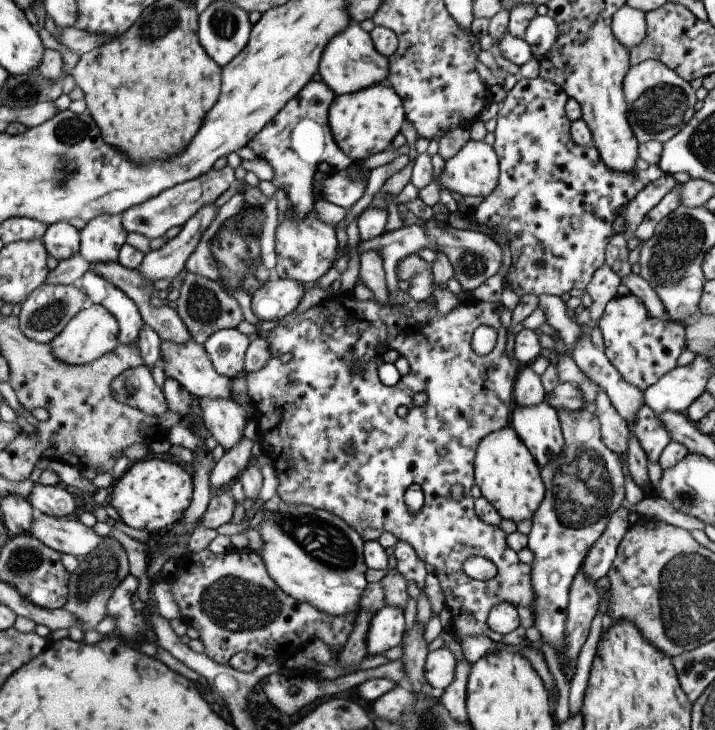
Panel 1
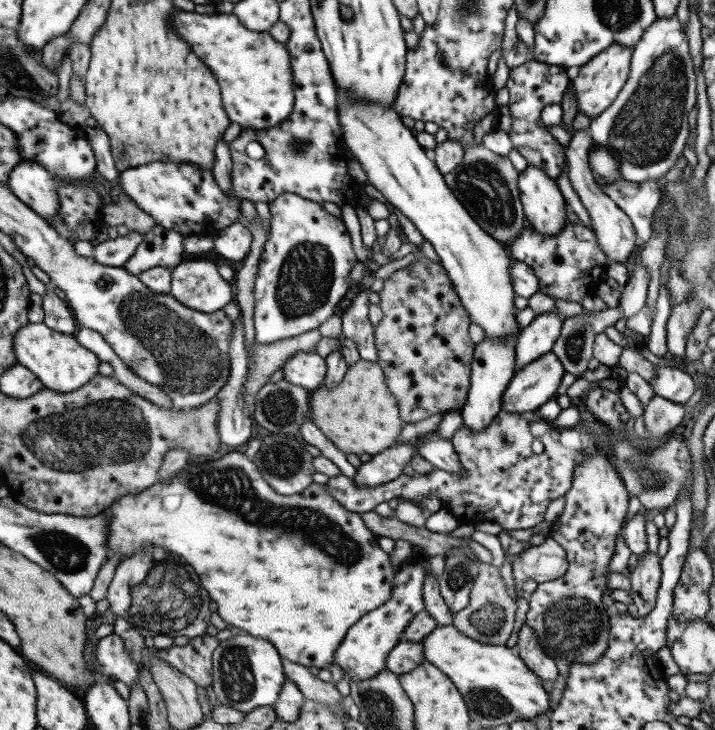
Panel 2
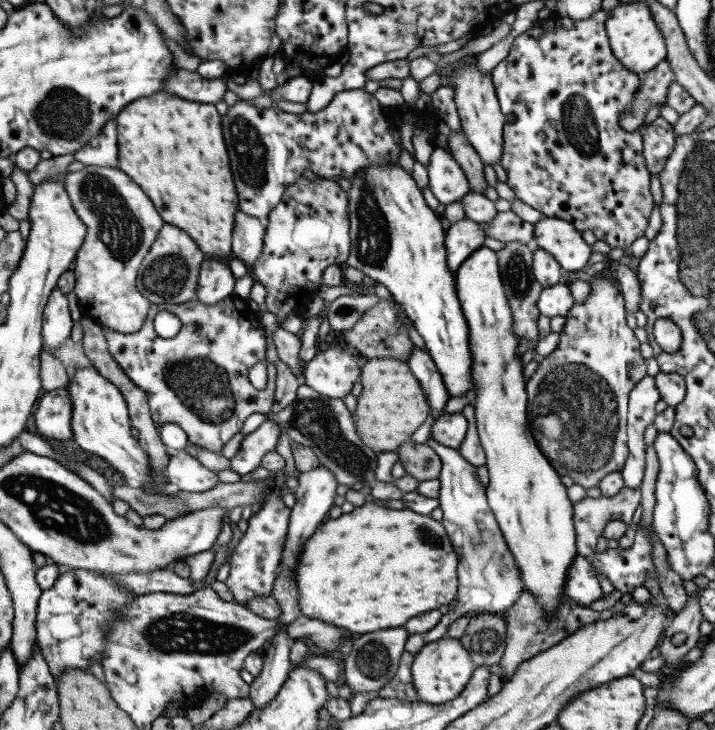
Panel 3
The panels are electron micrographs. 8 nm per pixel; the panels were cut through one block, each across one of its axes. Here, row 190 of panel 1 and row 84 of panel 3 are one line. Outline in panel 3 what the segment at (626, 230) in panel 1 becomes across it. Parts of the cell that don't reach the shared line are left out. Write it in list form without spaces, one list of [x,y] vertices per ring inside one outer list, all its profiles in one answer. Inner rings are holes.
[[[666,59],[652,68],[652,71],[641,75],[640,79],[642,86],[636,92],[636,100],[619,116],[620,126],[628,132],[634,132],[644,123],[650,107],[665,105],[668,86],[676,82],[670,63]]]

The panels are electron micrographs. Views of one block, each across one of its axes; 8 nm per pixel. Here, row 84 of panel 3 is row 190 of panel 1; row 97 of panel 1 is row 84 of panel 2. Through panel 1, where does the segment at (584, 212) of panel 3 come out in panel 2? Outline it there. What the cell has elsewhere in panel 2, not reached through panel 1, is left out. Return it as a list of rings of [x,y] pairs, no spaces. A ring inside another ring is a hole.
[[[530,60],[510,70],[507,80],[506,87],[510,93],[510,102],[507,106],[512,118],[511,131],[508,133],[512,139],[512,145],[527,159],[528,165],[540,168],[548,174],[548,177],[556,181],[564,165],[565,147],[550,133],[548,126],[542,122],[540,114],[545,106],[561,104],[569,86],[567,70],[563,67]]]

